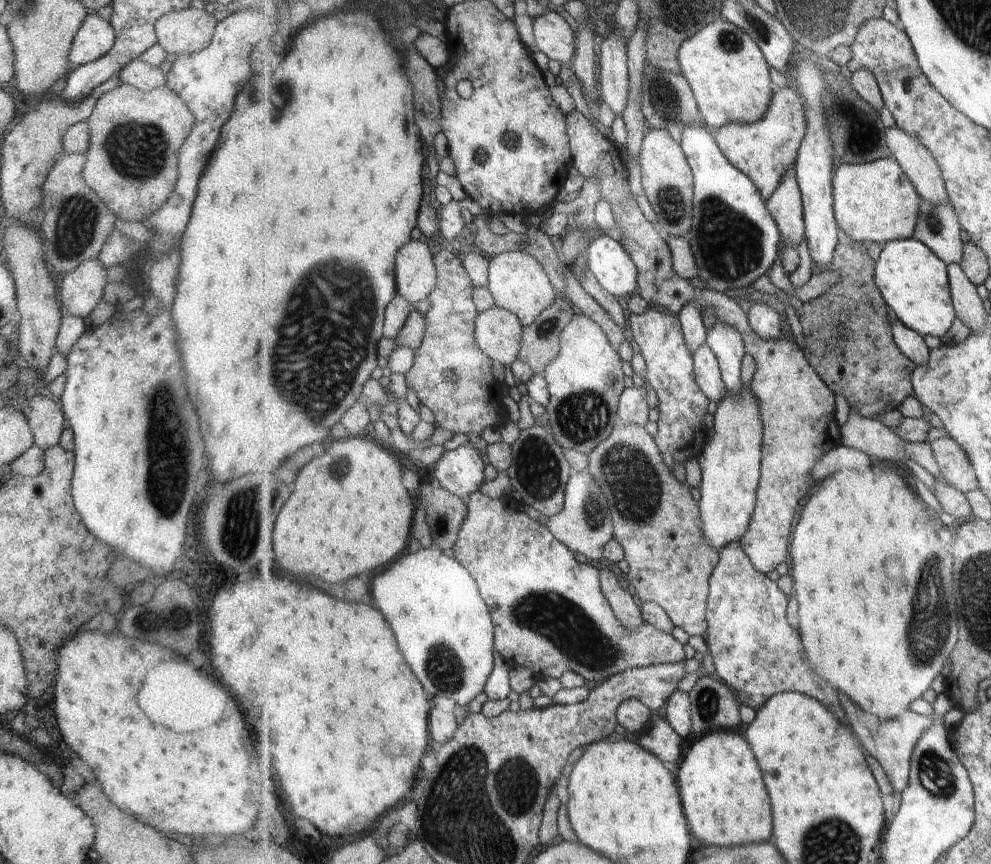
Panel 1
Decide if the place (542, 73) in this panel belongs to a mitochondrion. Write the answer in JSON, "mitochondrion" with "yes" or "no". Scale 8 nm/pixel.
{"mitochondrion":"no"}

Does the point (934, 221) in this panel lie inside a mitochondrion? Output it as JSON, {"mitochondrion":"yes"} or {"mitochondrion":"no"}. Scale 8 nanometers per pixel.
{"mitochondrion":"yes"}

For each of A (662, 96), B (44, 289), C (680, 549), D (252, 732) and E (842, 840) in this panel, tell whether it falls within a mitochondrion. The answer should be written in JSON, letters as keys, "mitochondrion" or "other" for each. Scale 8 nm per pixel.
{"A":"mitochondrion","B":"other","C":"other","D":"other","E":"mitochondrion"}

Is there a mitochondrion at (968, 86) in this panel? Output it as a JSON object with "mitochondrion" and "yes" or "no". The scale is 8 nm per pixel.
{"mitochondrion":"no"}

